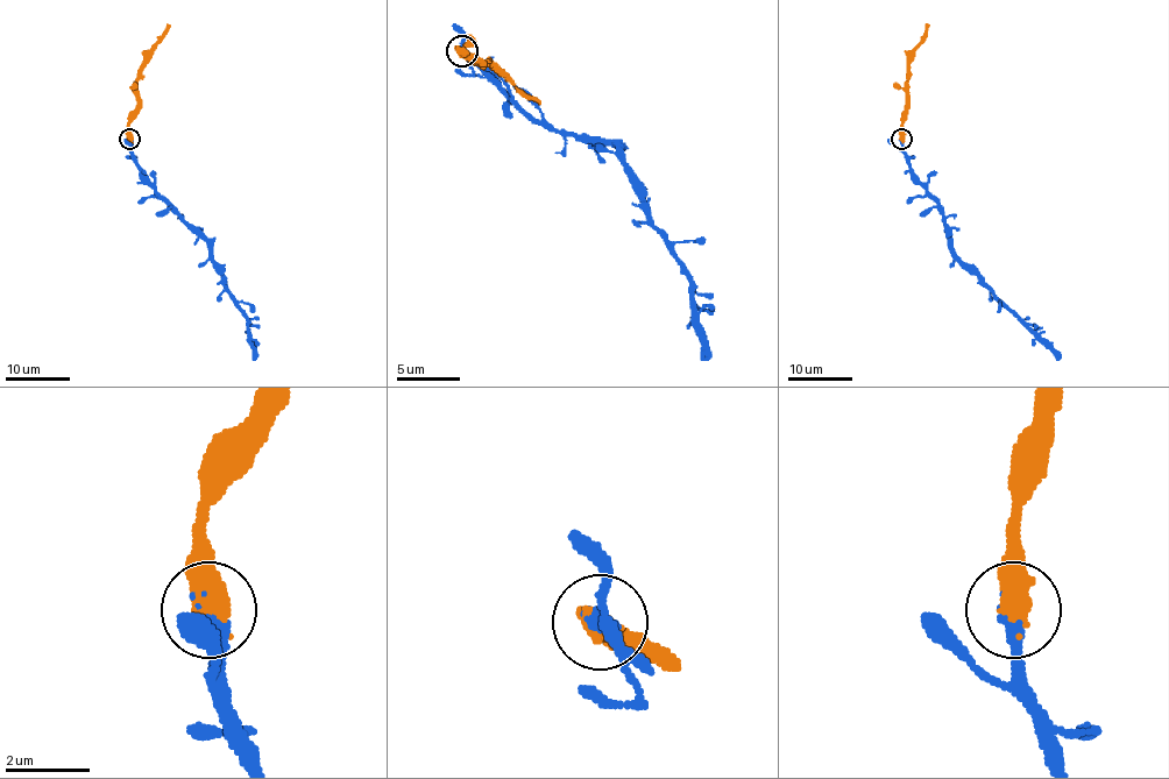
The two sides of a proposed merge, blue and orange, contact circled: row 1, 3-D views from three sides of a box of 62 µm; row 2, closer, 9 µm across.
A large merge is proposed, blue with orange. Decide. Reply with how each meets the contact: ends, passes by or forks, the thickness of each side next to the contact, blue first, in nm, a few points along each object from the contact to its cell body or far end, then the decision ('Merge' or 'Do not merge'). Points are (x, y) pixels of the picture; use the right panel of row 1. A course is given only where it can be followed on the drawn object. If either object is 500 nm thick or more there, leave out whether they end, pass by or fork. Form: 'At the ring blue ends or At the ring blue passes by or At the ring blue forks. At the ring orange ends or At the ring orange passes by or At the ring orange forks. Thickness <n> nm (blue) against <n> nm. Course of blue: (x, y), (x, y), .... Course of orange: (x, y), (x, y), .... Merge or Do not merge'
Thickness 380 nm (blue) against 650 nm. Course of blue: (902, 137), (902, 153), (912, 175), (944, 217), (946, 236), (951, 250), (1060, 359). Course of orange: (902, 137), (908, 54), (929, 26). Merge

